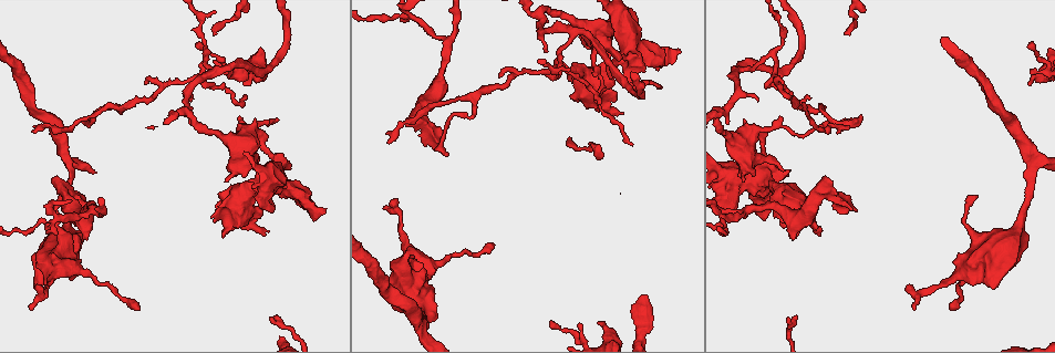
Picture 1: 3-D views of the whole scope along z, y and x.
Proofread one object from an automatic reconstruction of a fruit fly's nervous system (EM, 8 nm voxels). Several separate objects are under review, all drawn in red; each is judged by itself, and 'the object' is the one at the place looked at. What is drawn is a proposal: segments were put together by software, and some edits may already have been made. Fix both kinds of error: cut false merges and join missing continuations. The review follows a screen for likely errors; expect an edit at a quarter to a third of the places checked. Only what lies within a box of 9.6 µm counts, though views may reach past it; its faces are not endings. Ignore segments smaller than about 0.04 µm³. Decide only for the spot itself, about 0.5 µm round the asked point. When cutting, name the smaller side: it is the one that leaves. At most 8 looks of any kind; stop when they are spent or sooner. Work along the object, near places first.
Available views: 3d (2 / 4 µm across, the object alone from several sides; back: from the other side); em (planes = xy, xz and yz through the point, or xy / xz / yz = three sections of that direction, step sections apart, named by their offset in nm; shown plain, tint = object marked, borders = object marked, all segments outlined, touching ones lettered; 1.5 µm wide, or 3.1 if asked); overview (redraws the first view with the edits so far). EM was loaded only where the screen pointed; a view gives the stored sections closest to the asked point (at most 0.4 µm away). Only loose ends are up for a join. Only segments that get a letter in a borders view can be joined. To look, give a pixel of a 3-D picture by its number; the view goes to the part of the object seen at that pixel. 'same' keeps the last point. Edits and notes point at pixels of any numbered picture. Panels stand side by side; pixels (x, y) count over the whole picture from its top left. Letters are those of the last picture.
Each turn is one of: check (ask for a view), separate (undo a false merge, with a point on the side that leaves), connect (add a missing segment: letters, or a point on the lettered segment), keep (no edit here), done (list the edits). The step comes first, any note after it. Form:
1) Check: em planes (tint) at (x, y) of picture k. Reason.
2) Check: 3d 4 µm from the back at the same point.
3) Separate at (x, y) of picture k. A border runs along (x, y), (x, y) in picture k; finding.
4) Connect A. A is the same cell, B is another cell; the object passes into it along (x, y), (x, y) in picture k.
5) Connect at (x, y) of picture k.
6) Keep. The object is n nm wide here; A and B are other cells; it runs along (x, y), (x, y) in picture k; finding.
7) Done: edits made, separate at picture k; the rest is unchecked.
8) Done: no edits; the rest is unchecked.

Check: em yz step 8 (borders) at (326, 211) of picture 1. An open end.

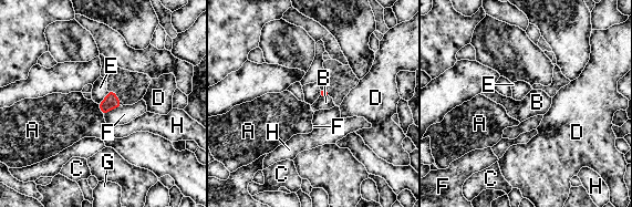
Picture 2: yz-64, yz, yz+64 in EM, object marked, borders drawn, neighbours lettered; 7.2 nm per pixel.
Check: em planes (borders) at the same point.

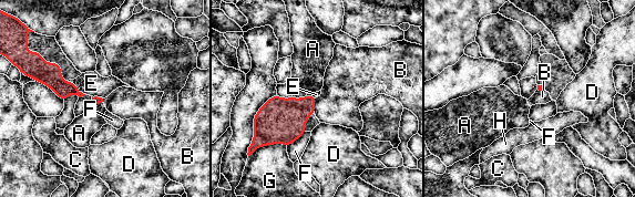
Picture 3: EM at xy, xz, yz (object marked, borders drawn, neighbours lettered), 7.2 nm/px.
Keep. A, B, C, D, E, F, G and H are other cells; a border runs along (316, 97), (314, 112) in picture 3; none of them fits.

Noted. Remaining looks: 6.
Check: 3d 2 µm at (622, 114) of picture 1. Branch stops here.

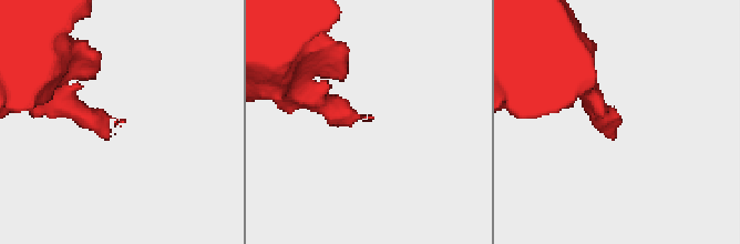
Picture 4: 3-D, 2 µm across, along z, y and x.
Check: em yz step 4 (tint) at (121, 125) of picture 4.

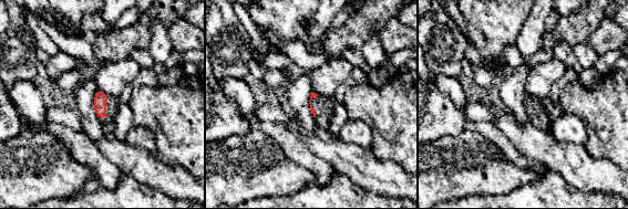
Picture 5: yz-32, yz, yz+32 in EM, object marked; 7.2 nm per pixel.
Check: em yz step 4 (borders) at the same point.

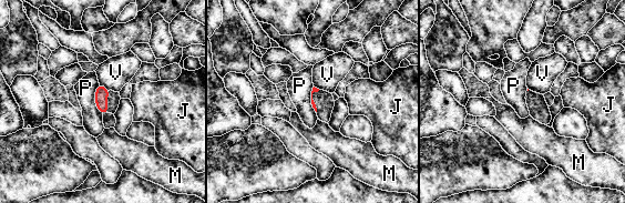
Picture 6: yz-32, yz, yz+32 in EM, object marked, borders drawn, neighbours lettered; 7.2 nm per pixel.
Keep. J, M, P and V are other cells; a border runs along (99, 83), (95, 105), (102, 114) in picture 6; none of them fits.

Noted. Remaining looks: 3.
Check: 3d 2 µm from the back at (72, 167) of picture 1. Abrupt turn.

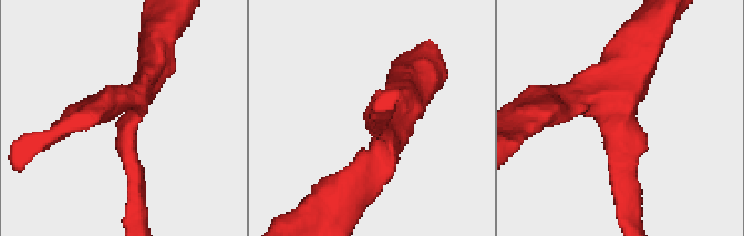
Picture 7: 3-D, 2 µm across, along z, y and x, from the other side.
Check: em 3.1 µm xy step 8 (tint) at (130, 119) of picture 7. 3 arms meet here; the arms are 170, 240, 300 nm wide.

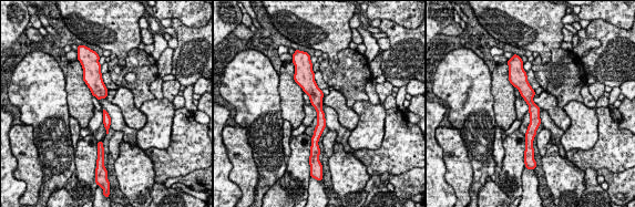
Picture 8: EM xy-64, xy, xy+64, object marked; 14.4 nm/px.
Check: em 3.1 µm planes (borders) at the same point. Cut it another way.

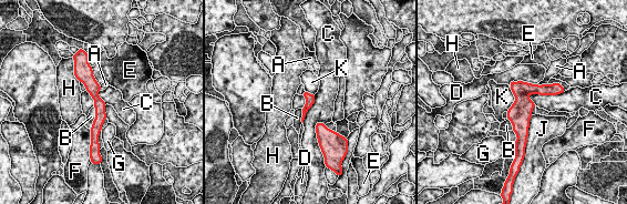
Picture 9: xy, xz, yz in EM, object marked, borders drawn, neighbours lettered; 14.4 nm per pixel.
Keep. The object is 130 nm wide here; A, B, C, D, E, F, G, H, J and K are other cells; a border runs along (561, 92), (556, 94), (526, 95) in picture 9; all the same neuron.

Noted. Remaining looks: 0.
Done: no edits; the rest is unchecked.

